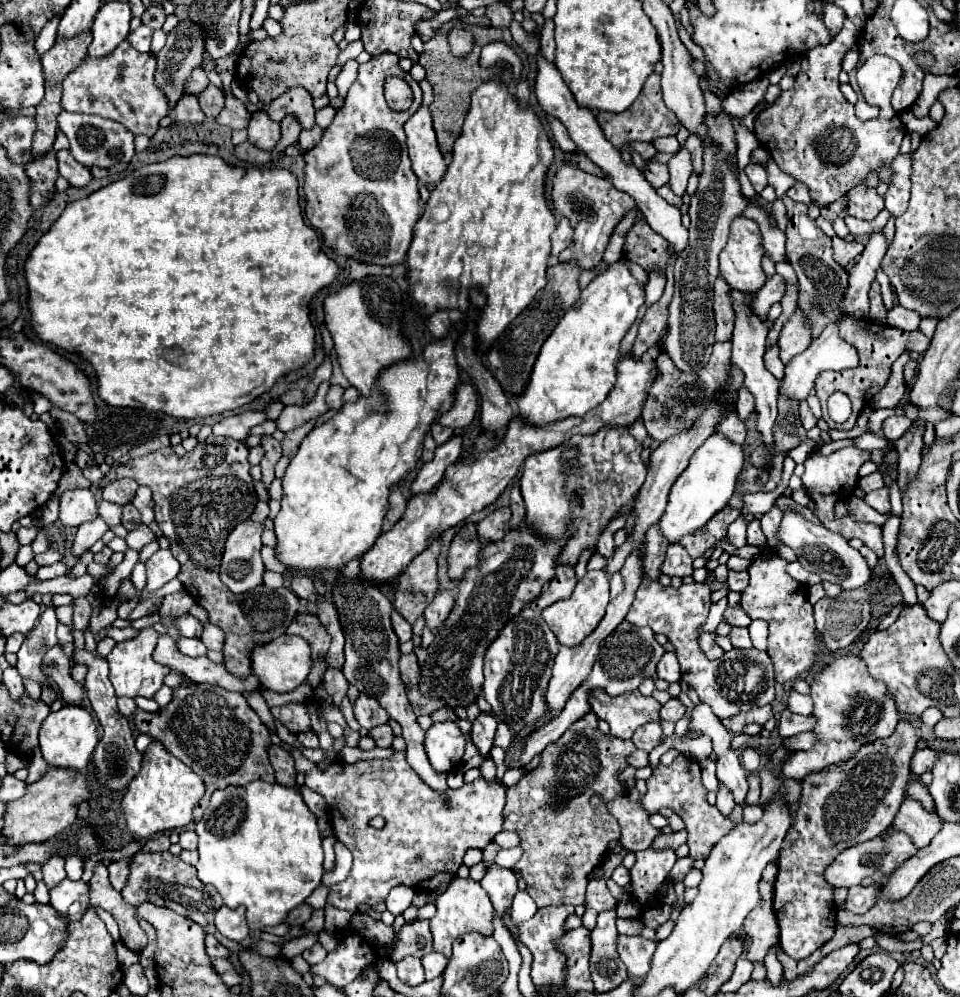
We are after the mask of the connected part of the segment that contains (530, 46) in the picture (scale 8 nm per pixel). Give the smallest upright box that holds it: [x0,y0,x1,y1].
[510,21,540,55]

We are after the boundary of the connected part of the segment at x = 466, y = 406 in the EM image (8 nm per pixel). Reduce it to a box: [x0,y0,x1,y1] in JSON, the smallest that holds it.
[438,383,478,427]

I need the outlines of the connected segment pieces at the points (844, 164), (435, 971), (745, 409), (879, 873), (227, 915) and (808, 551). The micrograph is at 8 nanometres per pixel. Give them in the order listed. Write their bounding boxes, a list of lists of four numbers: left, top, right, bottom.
[[754,17,906,207],[422,951,448,981],[736,387,754,421],[860,831,918,887],[214,905,248,943],[776,509,872,589]]

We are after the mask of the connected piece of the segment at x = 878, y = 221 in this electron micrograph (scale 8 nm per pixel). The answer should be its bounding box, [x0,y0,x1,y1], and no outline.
[846,209,890,235]

